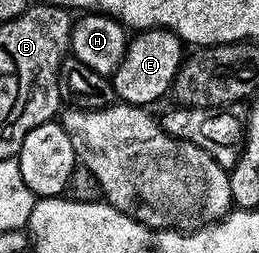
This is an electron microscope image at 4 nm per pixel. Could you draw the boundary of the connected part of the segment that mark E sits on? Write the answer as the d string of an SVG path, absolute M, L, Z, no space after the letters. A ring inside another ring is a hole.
M154 28L133 33L128 39L124 59L110 75L115 97L129 106L151 107L151 102L158 101L163 94L167 95L171 91L172 82L176 79L180 63L185 57L185 43L181 42L180 37L172 30Z

